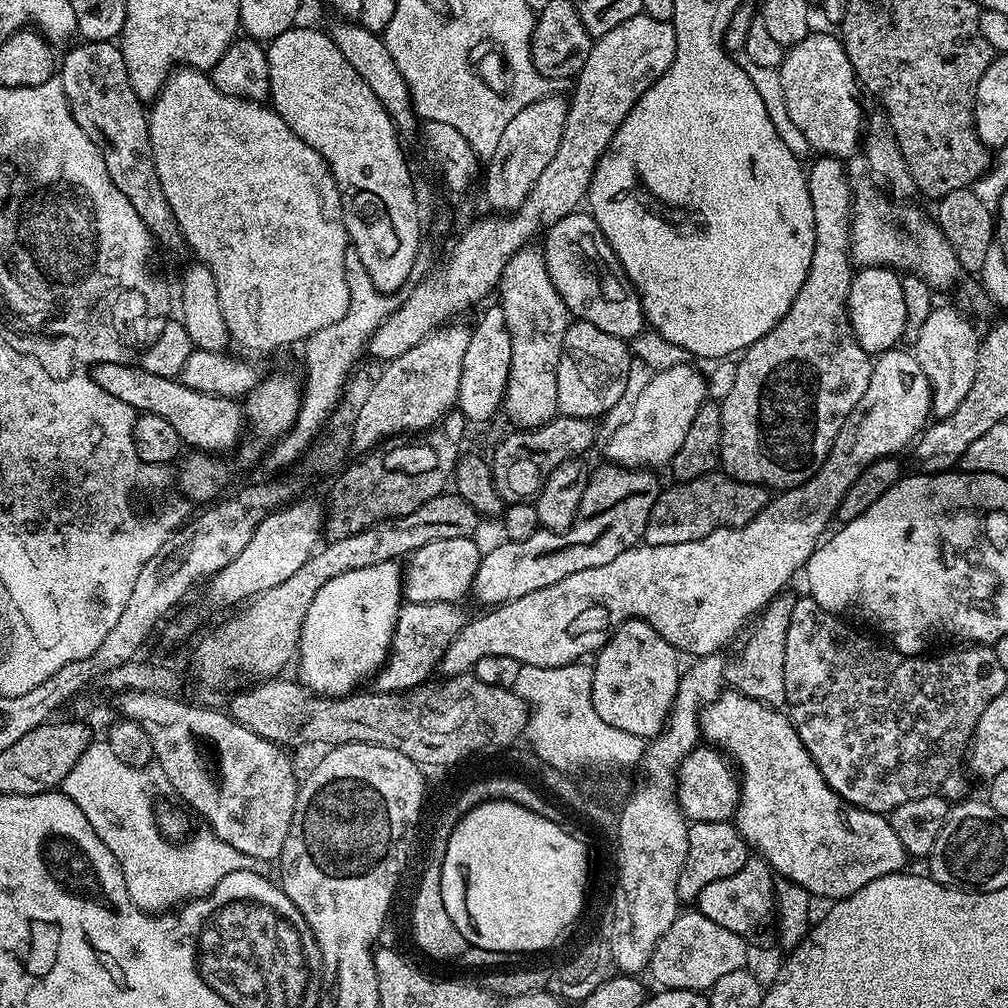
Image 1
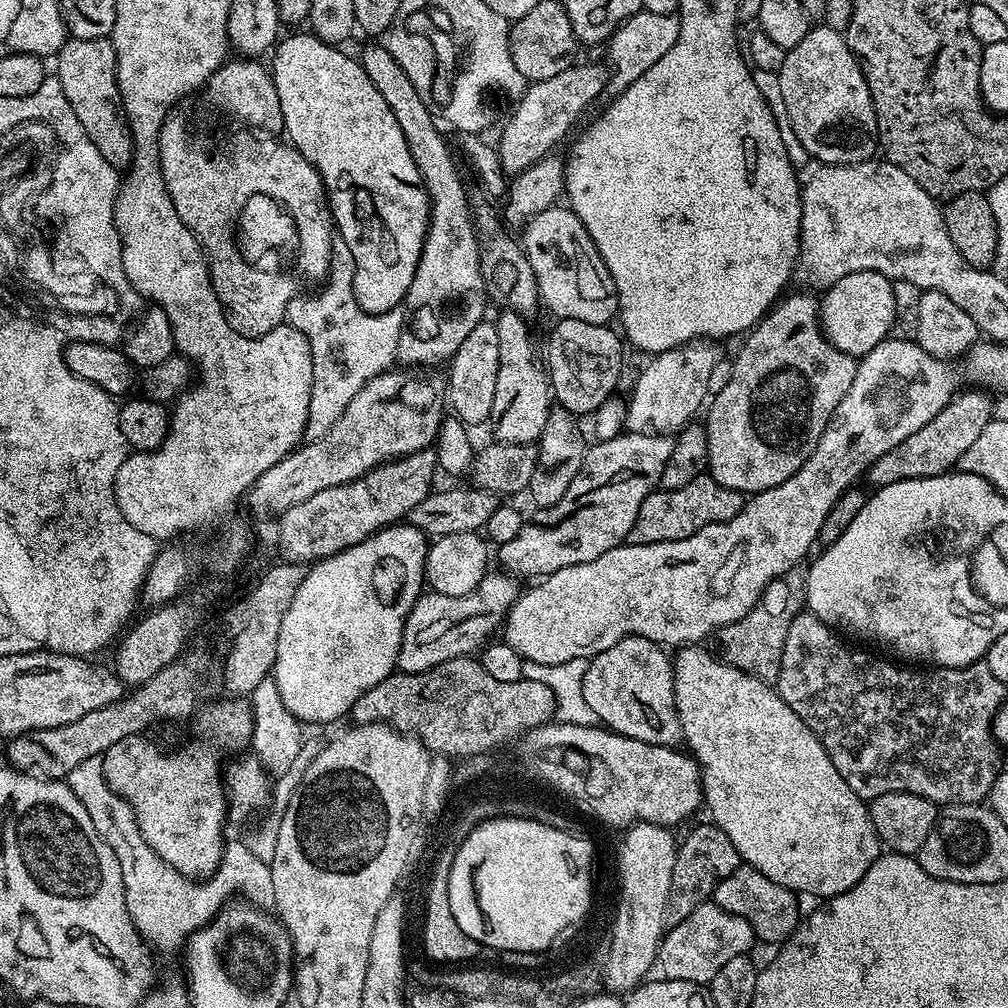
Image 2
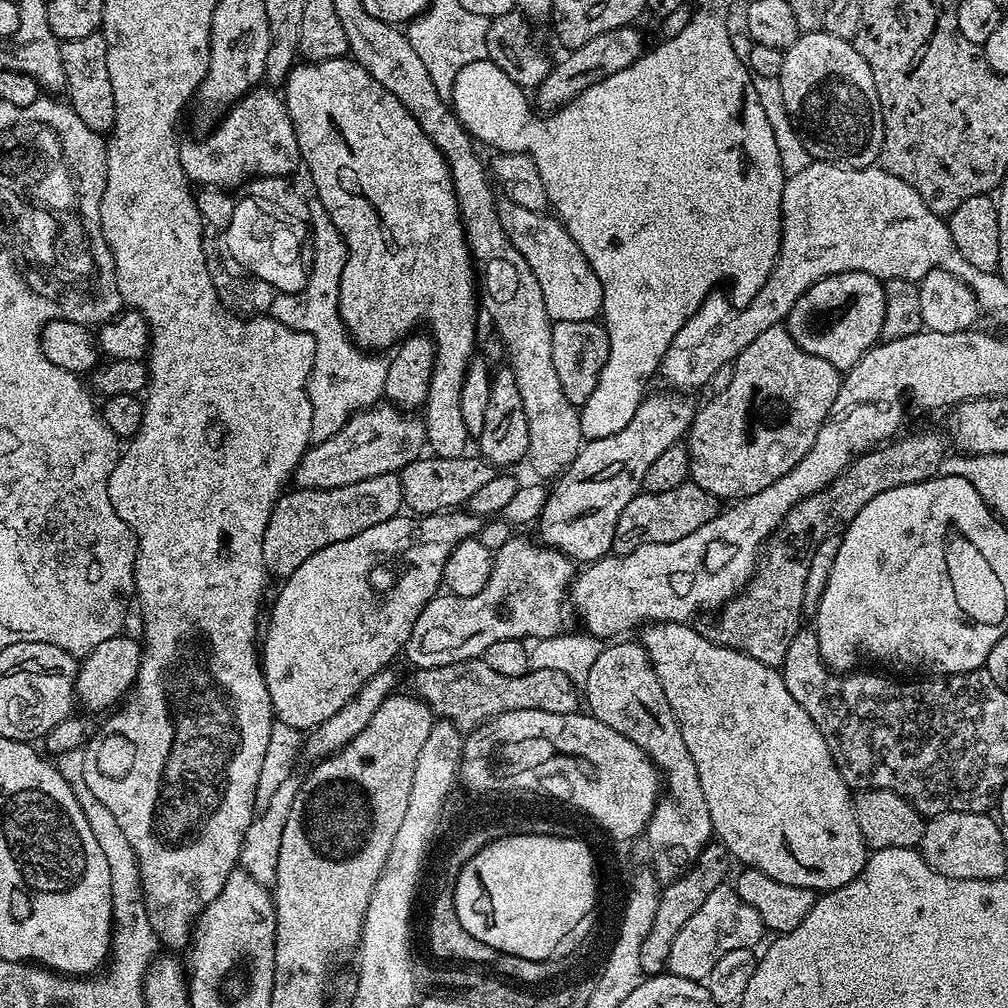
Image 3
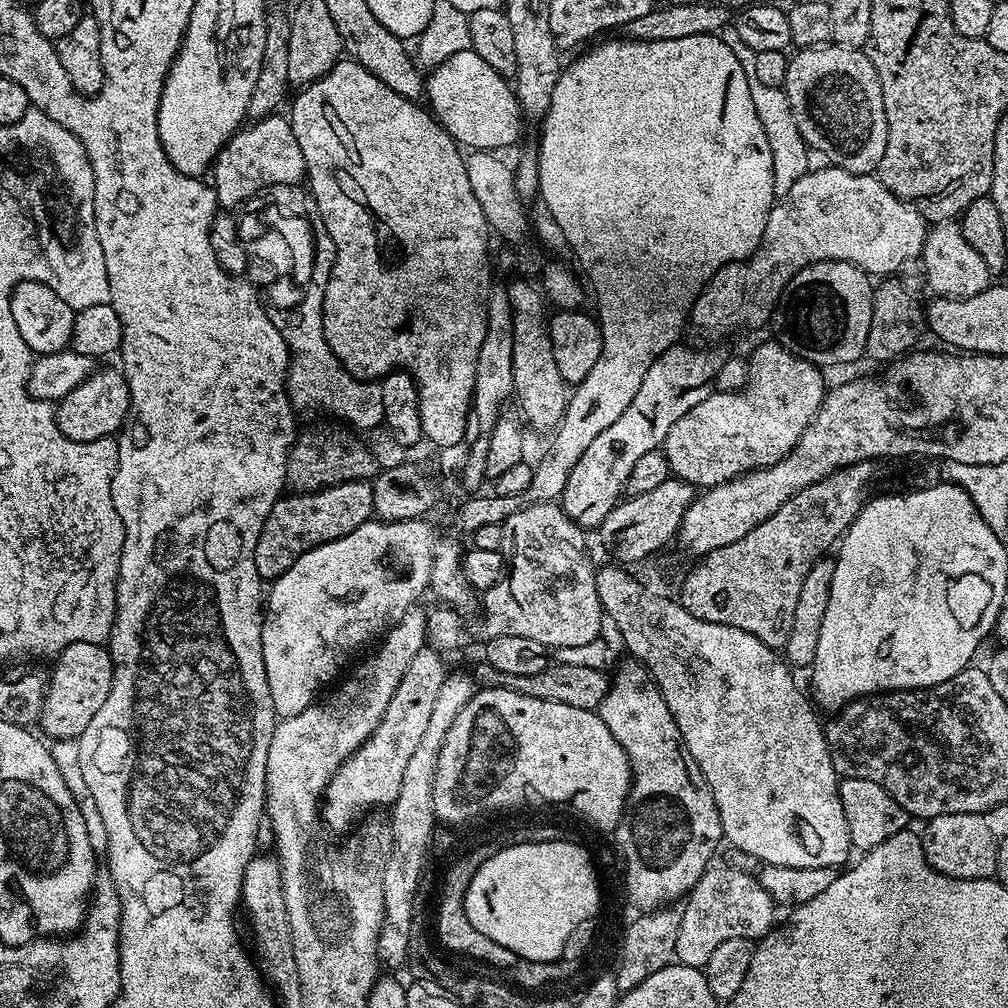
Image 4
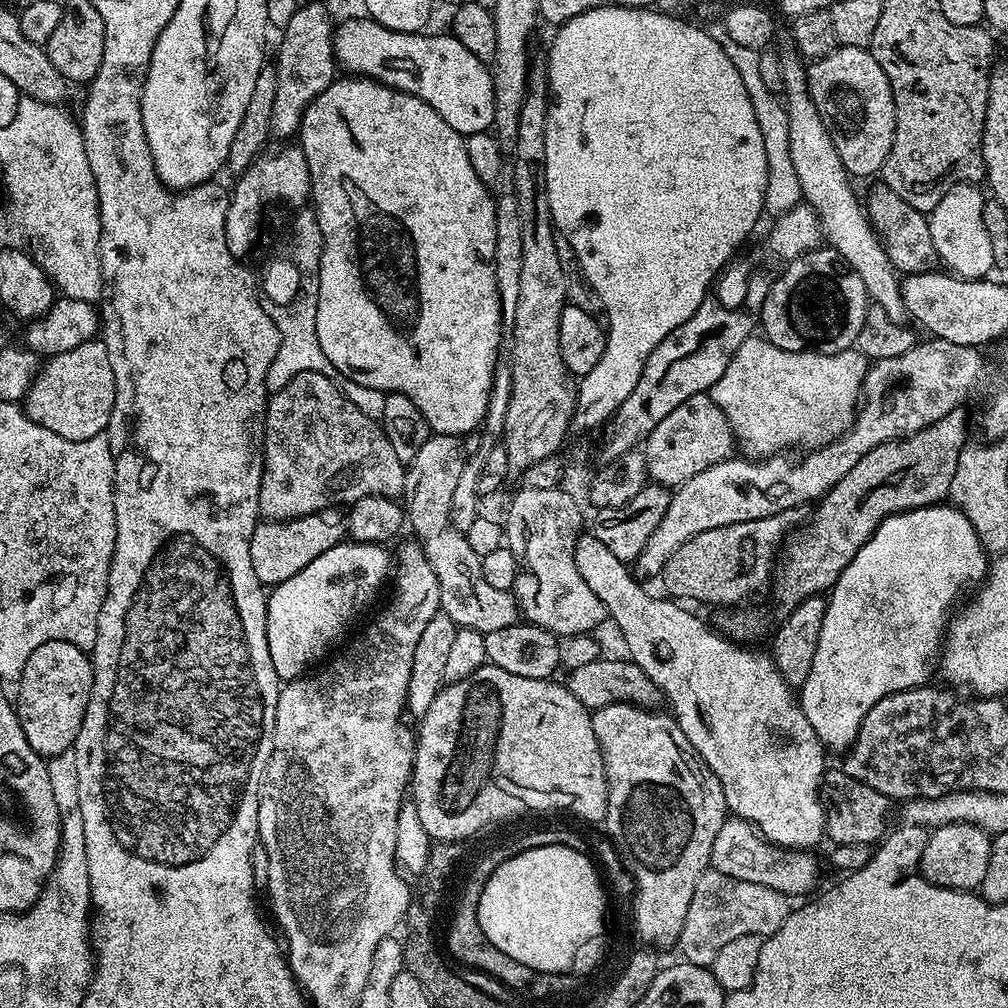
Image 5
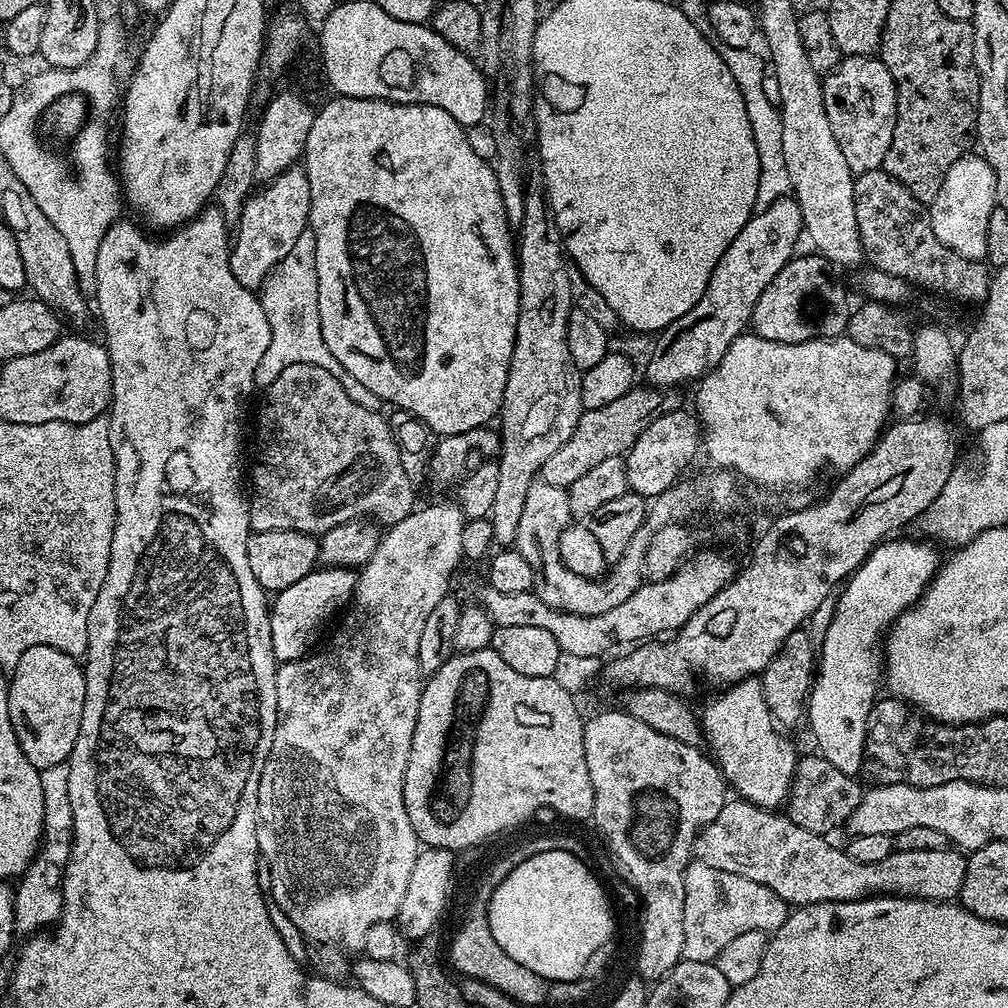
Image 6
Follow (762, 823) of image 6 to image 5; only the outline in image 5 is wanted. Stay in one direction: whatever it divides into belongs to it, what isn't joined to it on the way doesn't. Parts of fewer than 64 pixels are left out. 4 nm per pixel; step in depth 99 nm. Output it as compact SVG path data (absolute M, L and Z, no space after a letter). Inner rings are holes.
M726 818L718 838L714 838L711 867L730 878L742 878L742 882L754 882L766 886L789 898L807 897L816 879L820 876L820 864L812 857L813 853L798 848L780 848L765 840L751 824L739 818ZM947 824L927 833L918 871L939 888L971 892L983 884L991 853L992 836L984 829L973 824Z

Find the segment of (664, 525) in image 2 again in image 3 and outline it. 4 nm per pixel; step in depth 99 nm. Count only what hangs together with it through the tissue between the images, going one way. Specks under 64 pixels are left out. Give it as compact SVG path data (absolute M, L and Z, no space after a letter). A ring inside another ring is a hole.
M691 482L674 486L674 490L641 491L640 495L632 499L630 506L622 510L622 518L618 518L612 552L618 556L625 556L630 554L630 550L638 550L638 546L658 542L678 542L678 538L686 538L686 534L694 534L698 526L706 526L706 522L710 522L713 516L717 515L716 504L718 504L717 497Z

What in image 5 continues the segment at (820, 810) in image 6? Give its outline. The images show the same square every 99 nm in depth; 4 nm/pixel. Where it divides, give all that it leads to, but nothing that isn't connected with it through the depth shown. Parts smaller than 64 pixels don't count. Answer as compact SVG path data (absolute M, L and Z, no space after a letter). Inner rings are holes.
M843 770L825 771L820 785L820 794L824 802L824 831L827 839L833 845L838 844L867 844L875 845L885 839L889 831L888 797L878 794L878 790L870 790L866 782L858 782L850 778Z

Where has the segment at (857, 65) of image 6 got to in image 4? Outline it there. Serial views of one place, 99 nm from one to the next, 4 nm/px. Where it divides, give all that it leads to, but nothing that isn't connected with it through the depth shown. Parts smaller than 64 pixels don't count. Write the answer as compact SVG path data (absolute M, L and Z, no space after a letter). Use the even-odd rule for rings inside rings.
M822 44L815 48L801 48L789 59L788 69L786 70L786 82L783 90L786 98L790 102L790 110L794 114L794 122L798 122L798 130L802 134L804 141L808 143L809 149L813 153L821 152L825 156L829 165L837 168L844 168L848 172L853 172L859 176L867 176L875 173L882 162L882 154L886 154L886 138L888 137L888 123L886 122L886 110L882 102L882 86L870 58L865 56L859 48L848 48L845 44Z

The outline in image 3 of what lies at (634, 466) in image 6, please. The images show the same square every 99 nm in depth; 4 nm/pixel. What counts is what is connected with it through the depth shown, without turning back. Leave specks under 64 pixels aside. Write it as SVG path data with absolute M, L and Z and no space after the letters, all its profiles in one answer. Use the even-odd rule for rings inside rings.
M775 324L770 330L758 334L758 338L754 338L754 342L750 342L750 346L746 346L746 350L742 350L742 354L736 356L732 364L730 386L726 386L726 390L722 390L711 397L713 400L706 401L704 405L701 403L696 409L696 417L692 420L692 427L689 428L686 437L688 453L690 454L691 483L697 484L702 490L706 490L717 498L723 498L723 496L739 498L758 494L758 490L766 490L766 486L778 482L778 478L782 478L790 470L794 470L794 466L798 466L798 462L802 462L802 458L808 453L810 446L814 446L814 438L818 438L818 430L822 430L826 416L830 413L830 406L838 397L841 381L841 369L830 366L830 362L826 362L826 358L816 358L814 354L808 354L806 350L802 350L802 346L788 333L784 324Z

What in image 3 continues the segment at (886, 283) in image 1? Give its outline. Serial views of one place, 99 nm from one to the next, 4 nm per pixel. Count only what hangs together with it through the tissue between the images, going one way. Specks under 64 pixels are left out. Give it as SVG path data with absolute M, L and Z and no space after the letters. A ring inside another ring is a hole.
M839 272L804 291L790 310L786 327L802 350L849 370L880 340L882 314L886 314L886 298L881 280L865 272Z

